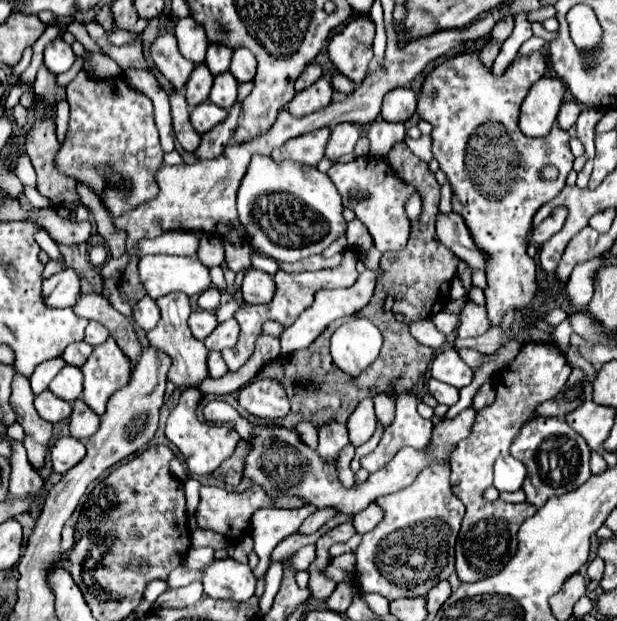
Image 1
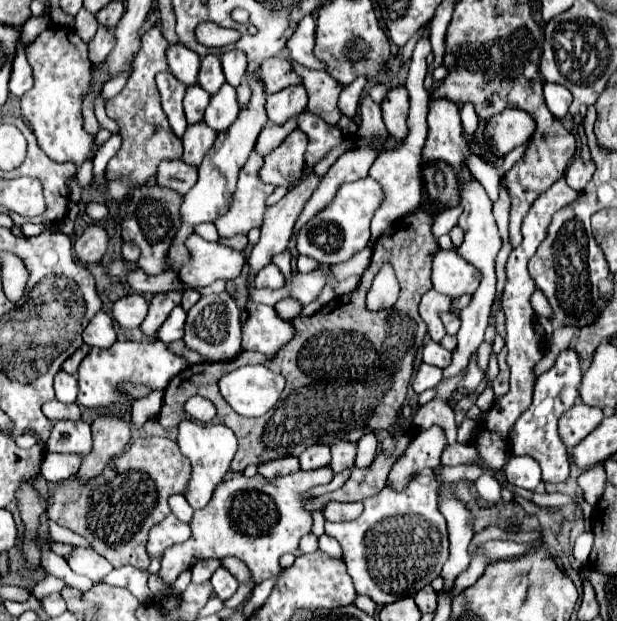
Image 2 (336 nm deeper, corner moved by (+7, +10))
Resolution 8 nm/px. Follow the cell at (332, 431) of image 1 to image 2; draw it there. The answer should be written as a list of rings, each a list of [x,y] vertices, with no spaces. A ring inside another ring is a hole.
[[[311,445],[299,455],[301,469],[319,469],[319,467],[329,465],[329,461],[331,461],[329,445]]]

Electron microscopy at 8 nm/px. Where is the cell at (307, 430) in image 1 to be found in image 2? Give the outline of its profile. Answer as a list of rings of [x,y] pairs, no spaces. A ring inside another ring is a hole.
[[[281,457],[277,461],[267,461],[265,465],[259,465],[259,473],[263,477],[279,477],[285,473],[295,473],[299,469],[299,459],[297,457]]]

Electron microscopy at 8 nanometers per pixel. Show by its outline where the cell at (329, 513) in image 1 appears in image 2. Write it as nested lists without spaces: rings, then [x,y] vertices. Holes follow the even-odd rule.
[[[365,433],[365,437],[359,439],[357,443],[357,459],[355,459],[355,467],[357,469],[365,469],[371,465],[371,461],[377,455],[377,439],[375,433]]]

